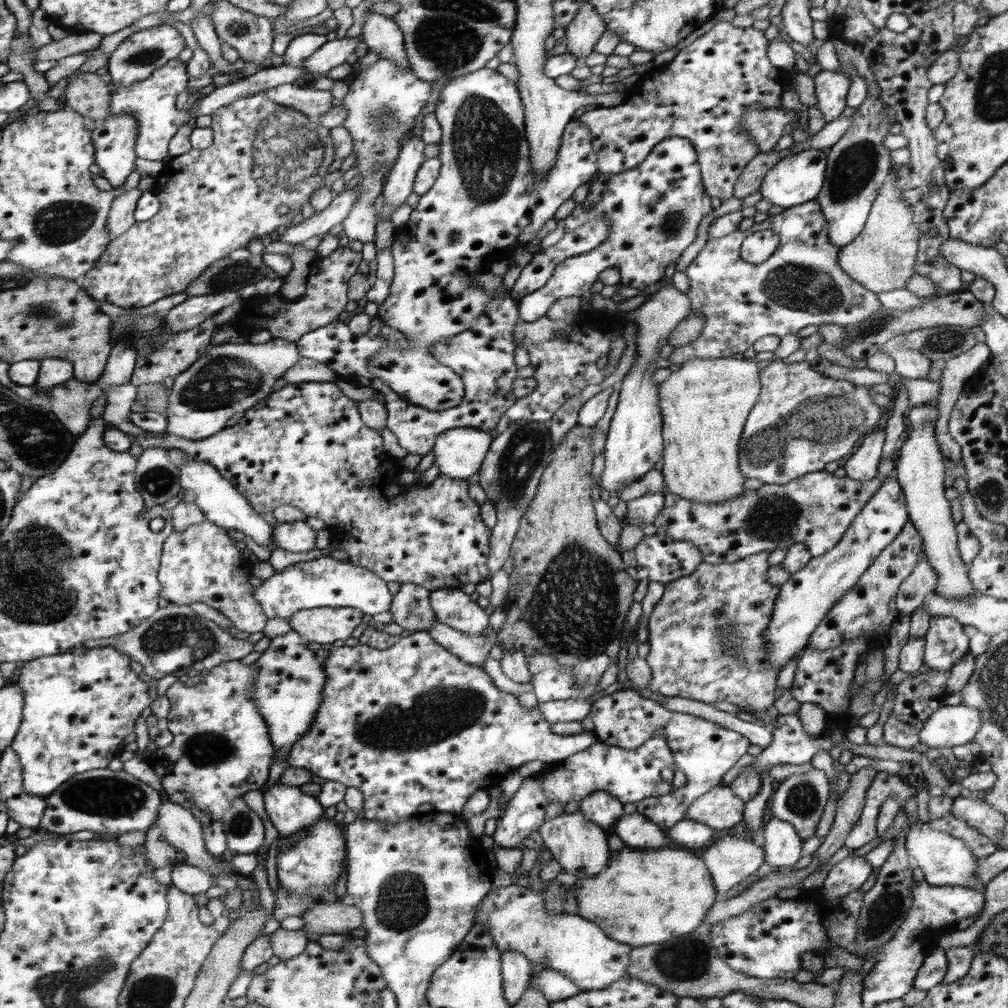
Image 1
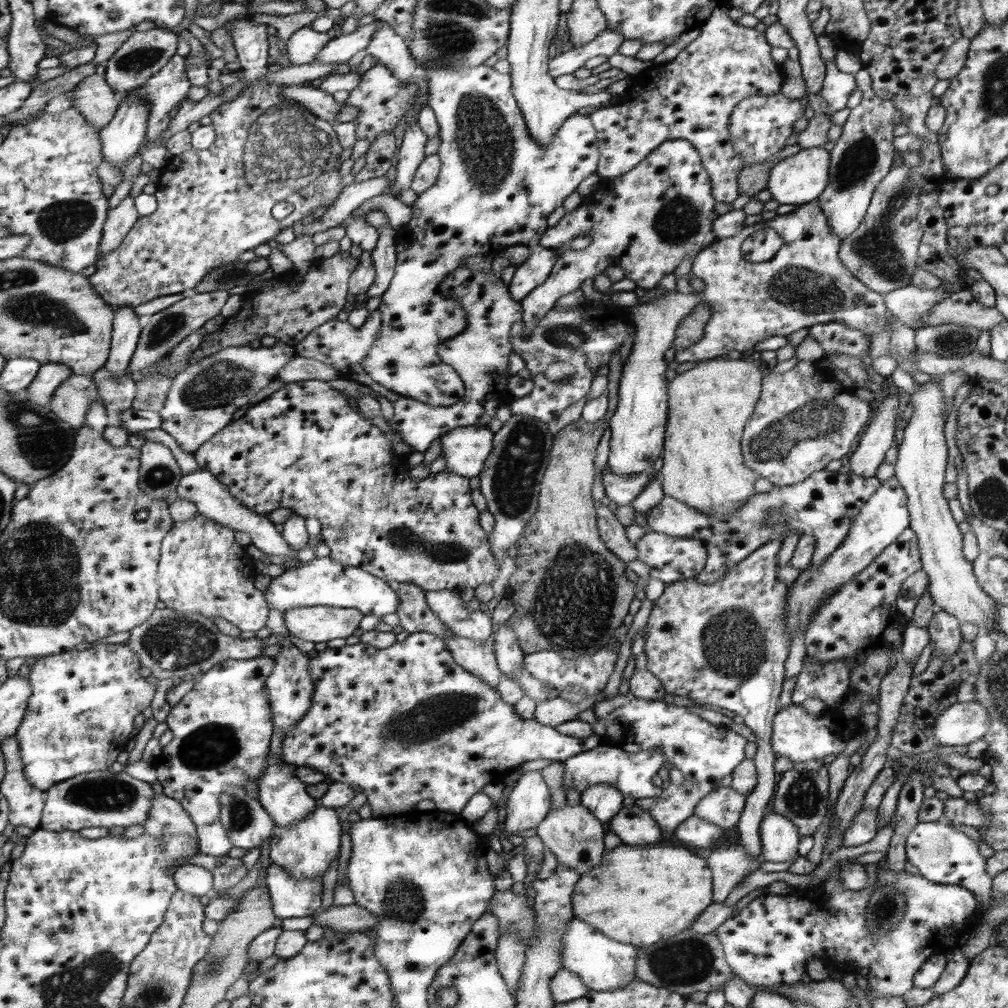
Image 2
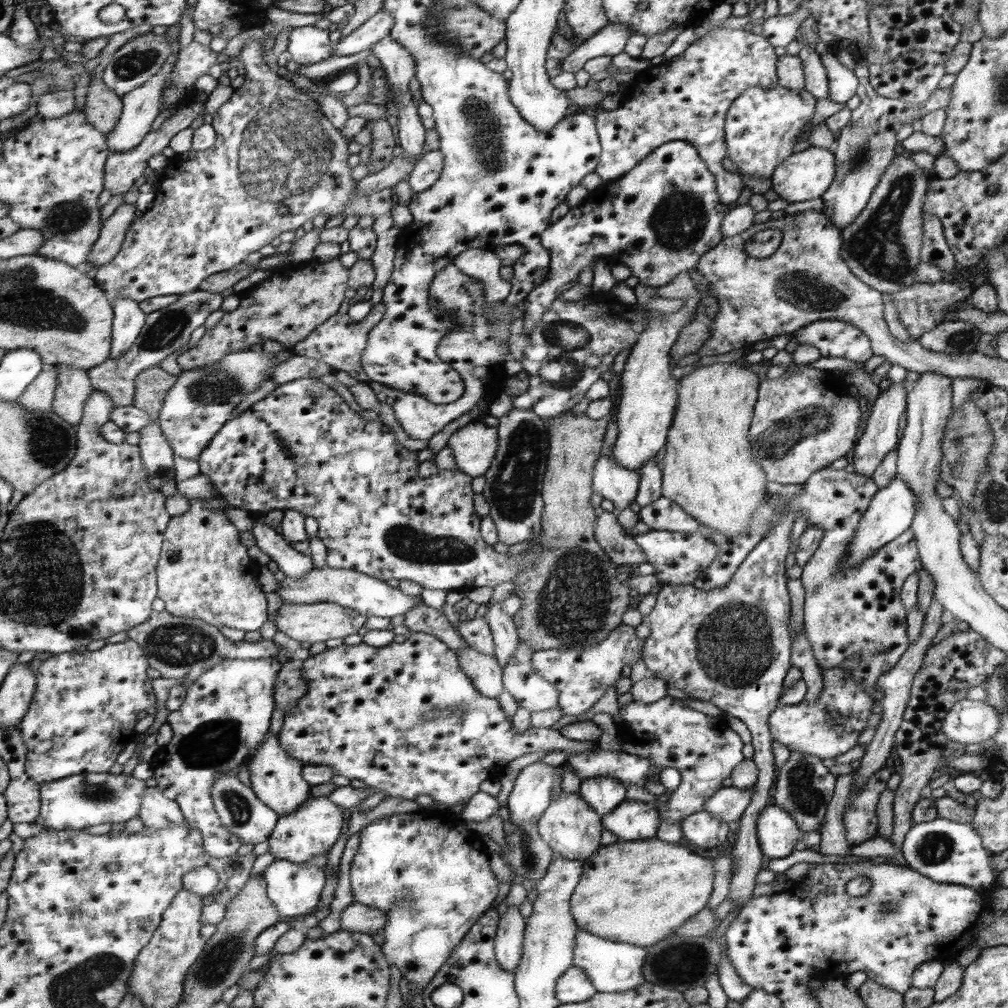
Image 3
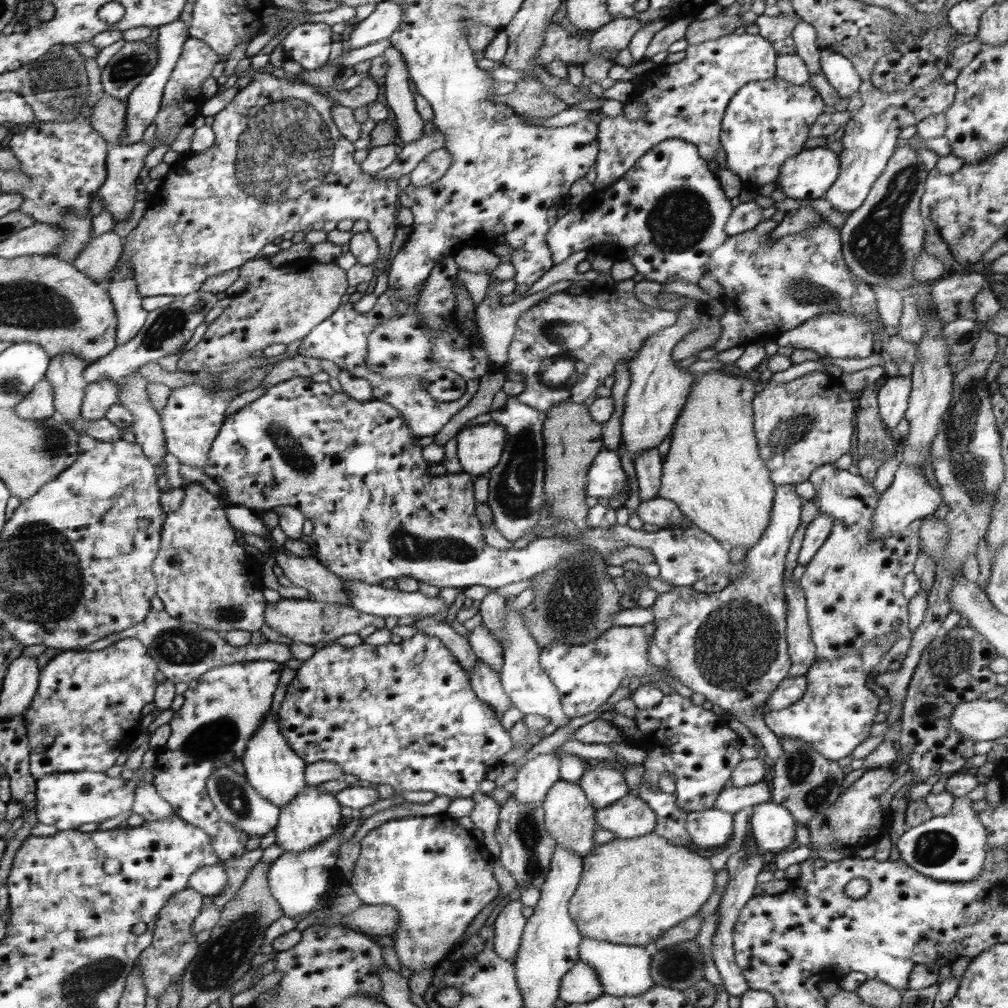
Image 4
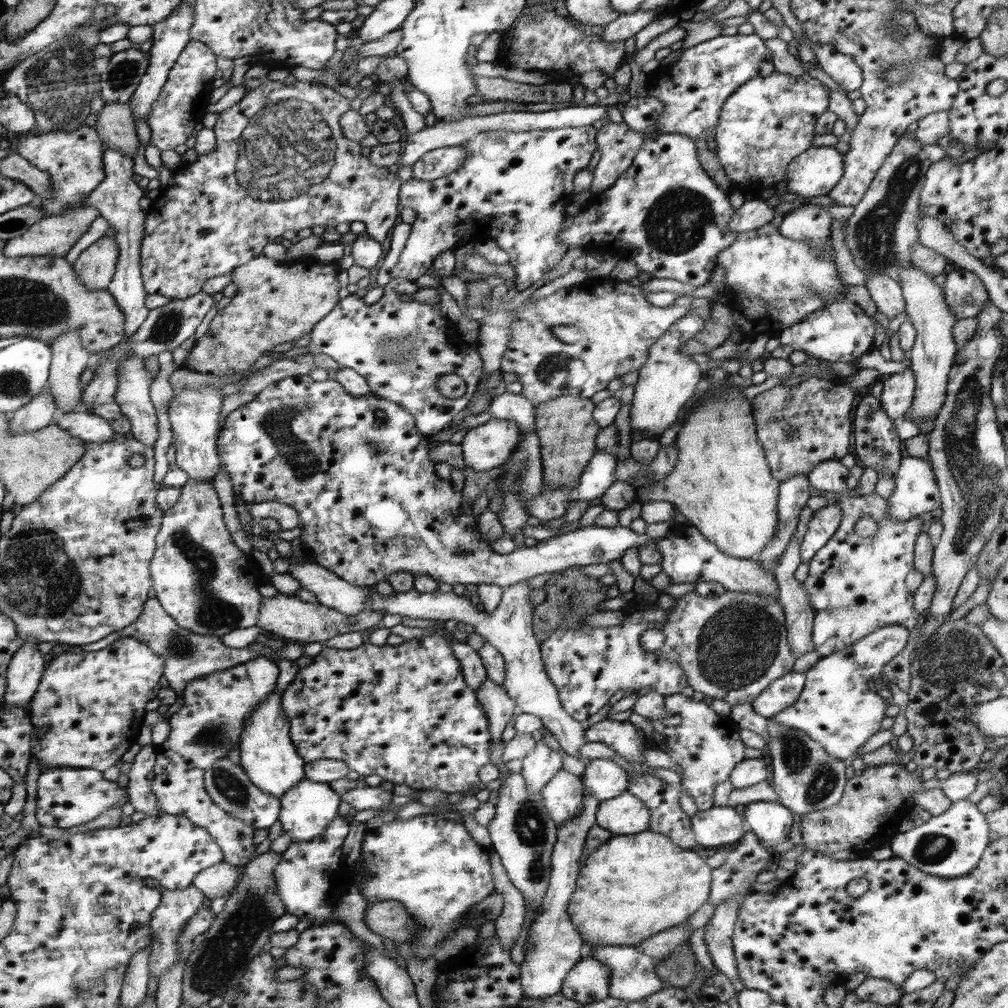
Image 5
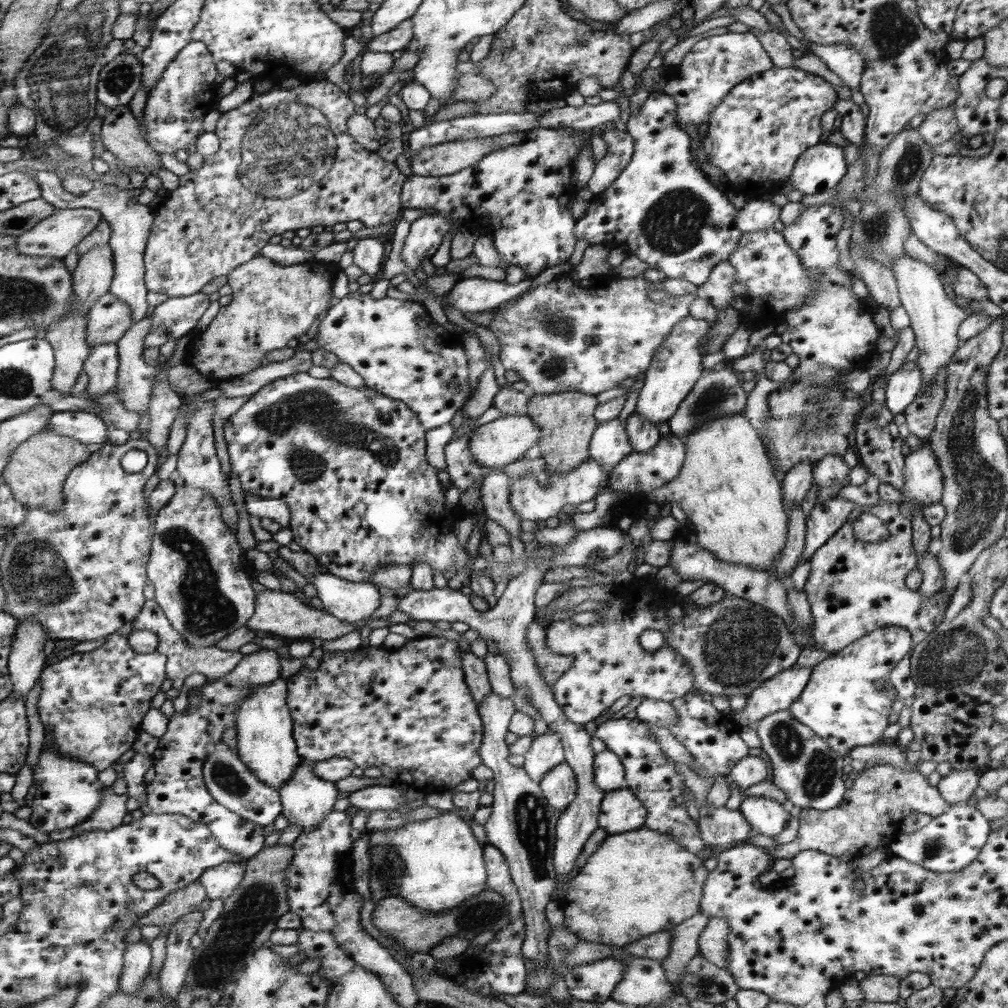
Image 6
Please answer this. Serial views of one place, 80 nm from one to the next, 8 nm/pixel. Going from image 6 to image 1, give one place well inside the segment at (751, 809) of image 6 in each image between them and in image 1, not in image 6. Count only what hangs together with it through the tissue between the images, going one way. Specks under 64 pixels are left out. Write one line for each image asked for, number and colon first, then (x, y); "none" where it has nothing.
1: (783, 847)
2: (780, 839)
3: (778, 833)
4: (773, 827)
5: (771, 822)

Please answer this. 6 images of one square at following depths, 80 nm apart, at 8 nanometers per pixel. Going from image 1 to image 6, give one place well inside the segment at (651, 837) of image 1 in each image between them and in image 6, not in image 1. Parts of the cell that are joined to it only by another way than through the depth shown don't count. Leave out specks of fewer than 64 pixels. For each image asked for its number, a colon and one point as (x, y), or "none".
2: (635, 826)
3: (631, 820)
4: (630, 817)
5: (625, 814)
6: (621, 810)

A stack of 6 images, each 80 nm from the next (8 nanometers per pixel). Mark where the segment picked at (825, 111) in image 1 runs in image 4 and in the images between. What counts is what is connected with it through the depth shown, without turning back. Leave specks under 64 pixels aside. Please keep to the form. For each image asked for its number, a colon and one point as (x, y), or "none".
2: (838, 86)
3: (843, 83)
4: (840, 72)

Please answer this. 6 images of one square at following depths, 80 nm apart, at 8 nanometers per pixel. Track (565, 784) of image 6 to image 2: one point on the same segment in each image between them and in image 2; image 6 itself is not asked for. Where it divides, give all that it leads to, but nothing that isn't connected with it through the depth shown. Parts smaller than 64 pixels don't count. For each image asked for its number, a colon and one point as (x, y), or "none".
2: (572, 833)
3: (570, 826)
4: (569, 816)
5: (562, 795)

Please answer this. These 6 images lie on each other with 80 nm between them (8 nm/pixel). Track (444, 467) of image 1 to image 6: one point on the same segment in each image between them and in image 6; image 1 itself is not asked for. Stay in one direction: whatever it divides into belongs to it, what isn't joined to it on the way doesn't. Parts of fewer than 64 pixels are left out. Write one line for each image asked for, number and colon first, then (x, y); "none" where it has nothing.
2: (466, 448)
3: (475, 446)
4: (479, 448)
5: (488, 446)
6: (507, 439)

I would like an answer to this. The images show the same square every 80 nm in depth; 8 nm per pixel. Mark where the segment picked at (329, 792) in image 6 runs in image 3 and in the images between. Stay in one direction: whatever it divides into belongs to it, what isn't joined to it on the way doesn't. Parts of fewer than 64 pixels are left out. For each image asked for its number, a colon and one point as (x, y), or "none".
3: (310, 831)
4: (309, 820)
5: (306, 809)

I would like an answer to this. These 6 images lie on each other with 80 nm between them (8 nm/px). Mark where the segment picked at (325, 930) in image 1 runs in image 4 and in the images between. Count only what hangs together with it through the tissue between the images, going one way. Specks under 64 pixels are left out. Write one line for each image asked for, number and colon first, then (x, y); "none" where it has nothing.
2: (343, 919)
3: (358, 917)
4: (372, 920)

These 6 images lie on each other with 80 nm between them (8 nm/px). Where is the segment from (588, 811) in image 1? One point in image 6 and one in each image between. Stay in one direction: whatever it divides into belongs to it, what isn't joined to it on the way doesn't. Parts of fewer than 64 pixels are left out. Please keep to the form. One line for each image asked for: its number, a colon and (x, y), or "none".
2: (602, 800)
3: (603, 794)
4: (603, 784)
5: (604, 778)
6: (609, 772)

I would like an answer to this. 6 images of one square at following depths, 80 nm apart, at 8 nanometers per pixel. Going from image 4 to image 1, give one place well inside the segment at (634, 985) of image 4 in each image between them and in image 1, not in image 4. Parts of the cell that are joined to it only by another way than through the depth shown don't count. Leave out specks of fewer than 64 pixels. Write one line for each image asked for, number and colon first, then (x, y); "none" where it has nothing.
1: (515, 916)
2: (601, 963)
3: (612, 966)

